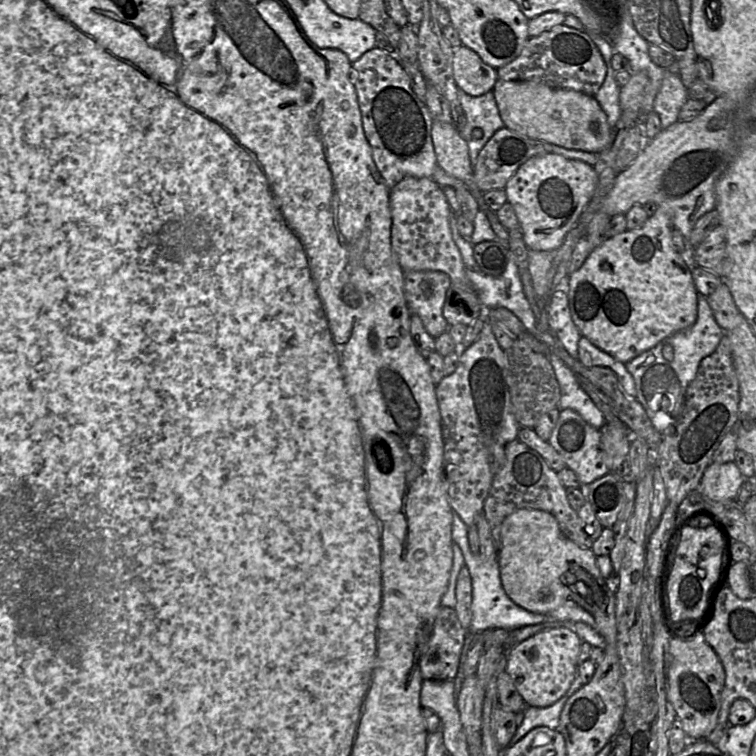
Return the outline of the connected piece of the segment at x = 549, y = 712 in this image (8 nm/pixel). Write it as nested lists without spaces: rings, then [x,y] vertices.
[[[577,676],[567,693],[554,704],[548,707],[526,707],[524,711],[524,719],[522,723],[517,727],[510,745],[517,743],[535,727],[548,727],[553,730],[557,729],[560,722],[560,715],[566,701],[583,685],[584,684]]]

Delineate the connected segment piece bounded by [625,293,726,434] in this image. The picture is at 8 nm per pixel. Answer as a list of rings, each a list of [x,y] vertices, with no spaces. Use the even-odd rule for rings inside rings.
[[[698,293],[697,319],[690,328],[665,338],[625,364],[635,382],[636,399],[646,411],[654,428],[661,434],[681,416],[686,390],[695,378],[701,361],[716,350],[725,334],[717,324],[707,298]]]

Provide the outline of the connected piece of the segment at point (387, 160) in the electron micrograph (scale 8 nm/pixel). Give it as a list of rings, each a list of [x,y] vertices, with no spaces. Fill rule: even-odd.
[[[375,47],[351,67],[357,72],[355,91],[364,134],[386,185],[392,189],[407,176],[432,178],[438,166],[432,141],[433,118],[425,102],[411,89],[398,57]]]

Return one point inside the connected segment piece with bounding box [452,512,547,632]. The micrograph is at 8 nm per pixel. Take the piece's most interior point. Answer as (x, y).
(491, 607)

